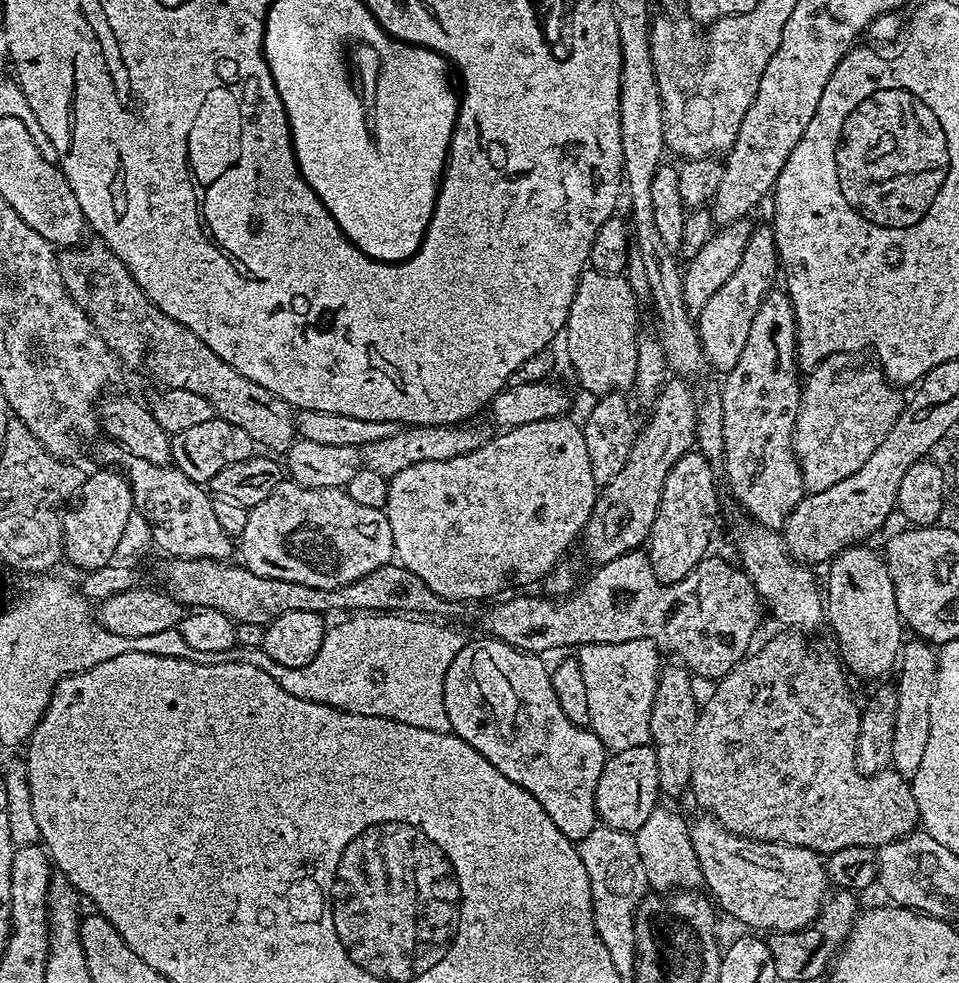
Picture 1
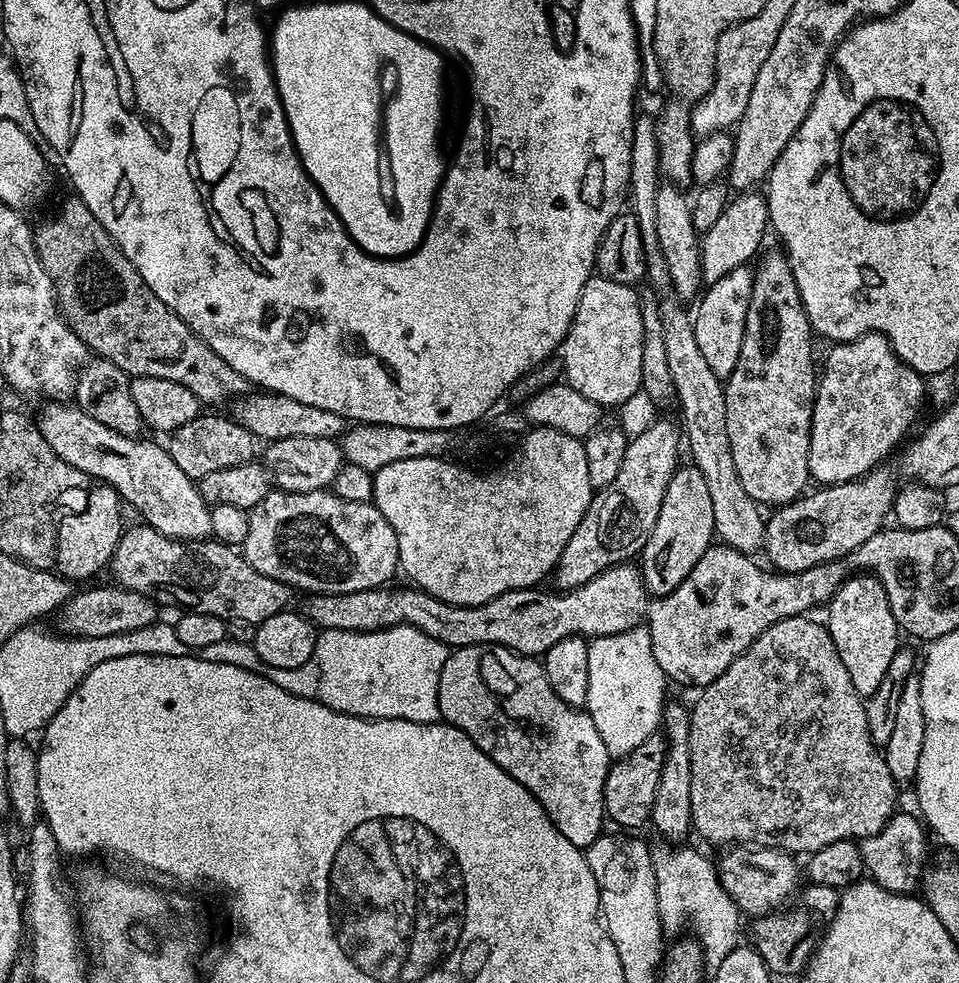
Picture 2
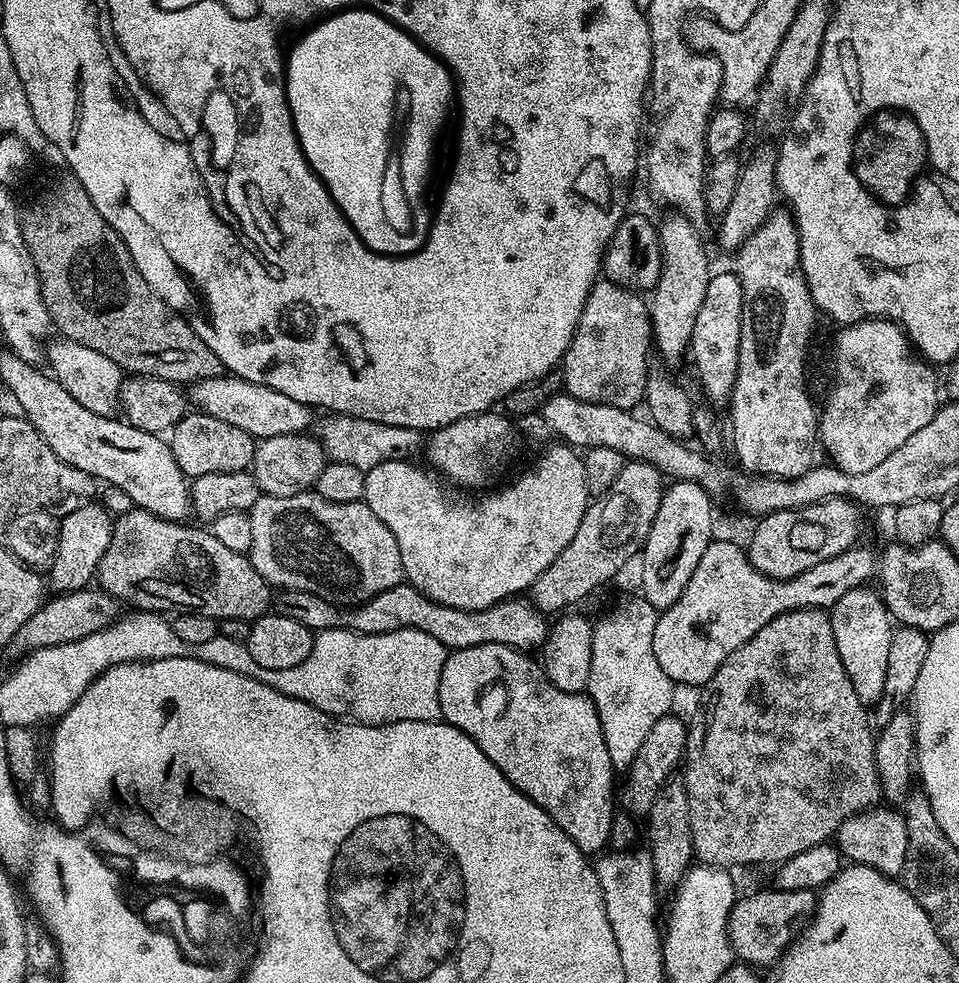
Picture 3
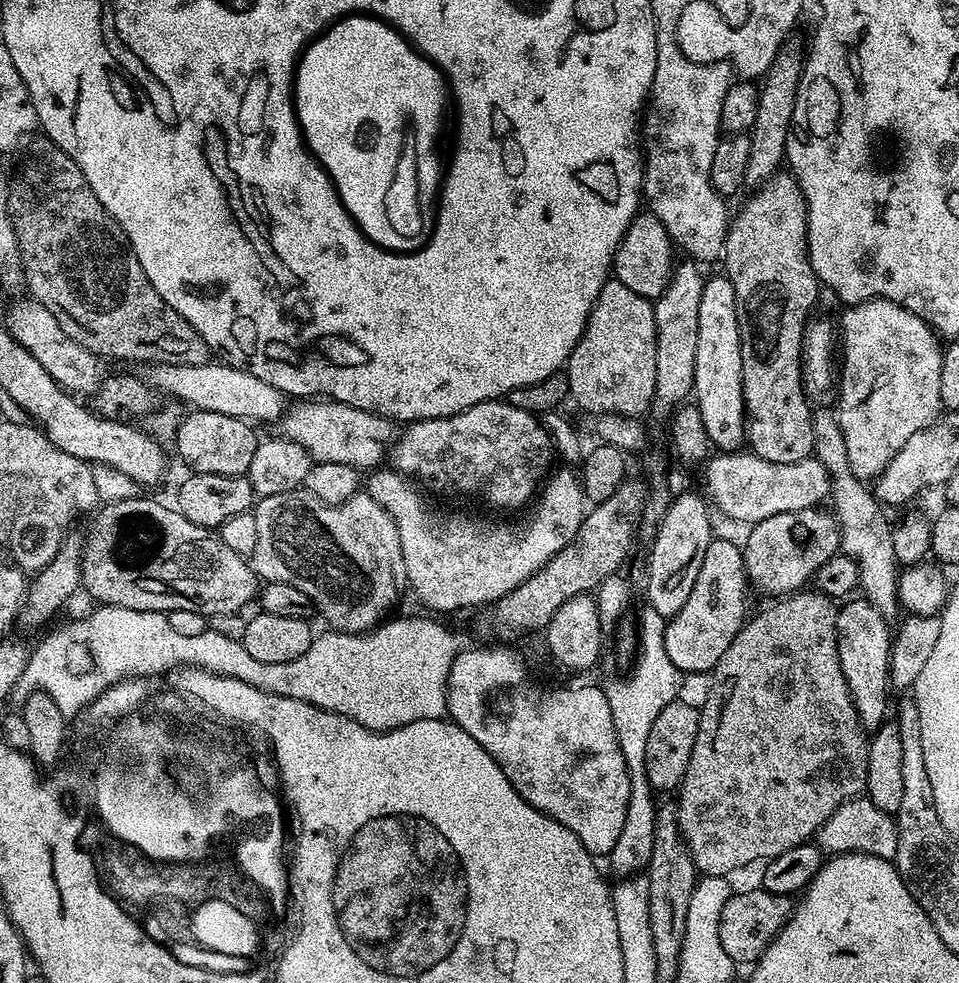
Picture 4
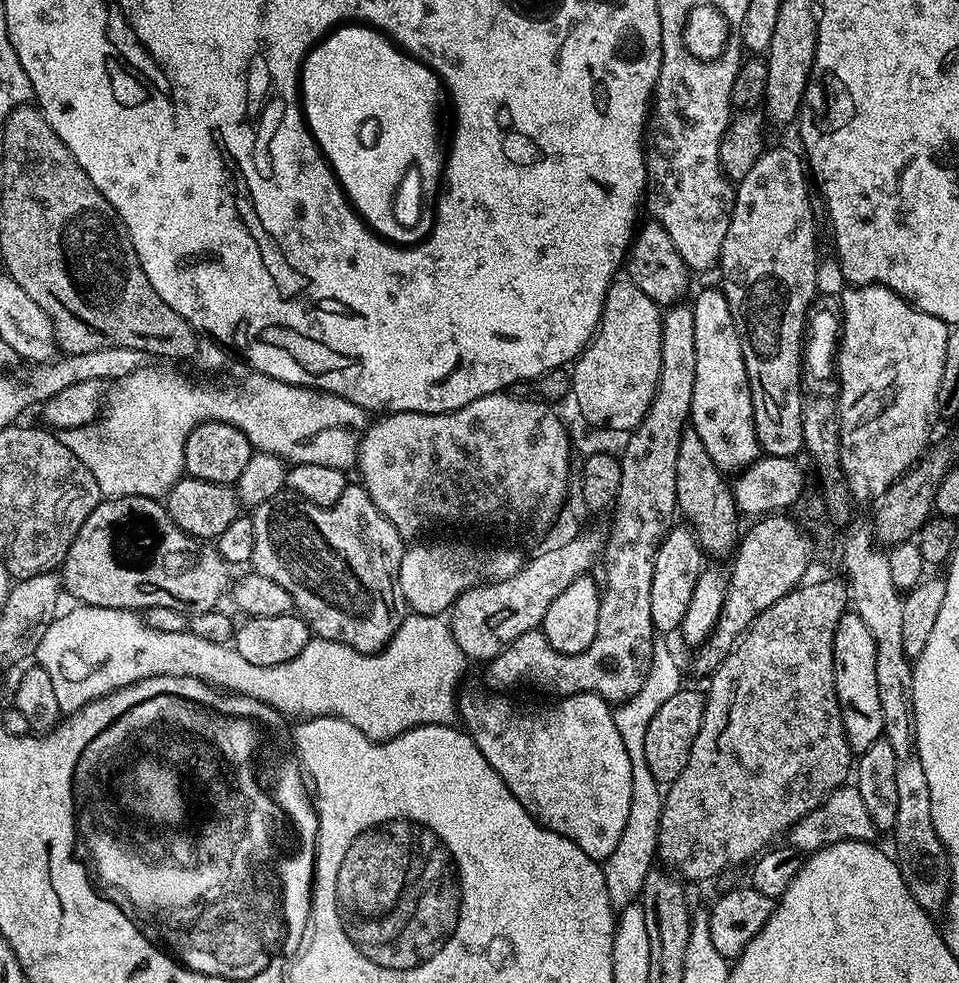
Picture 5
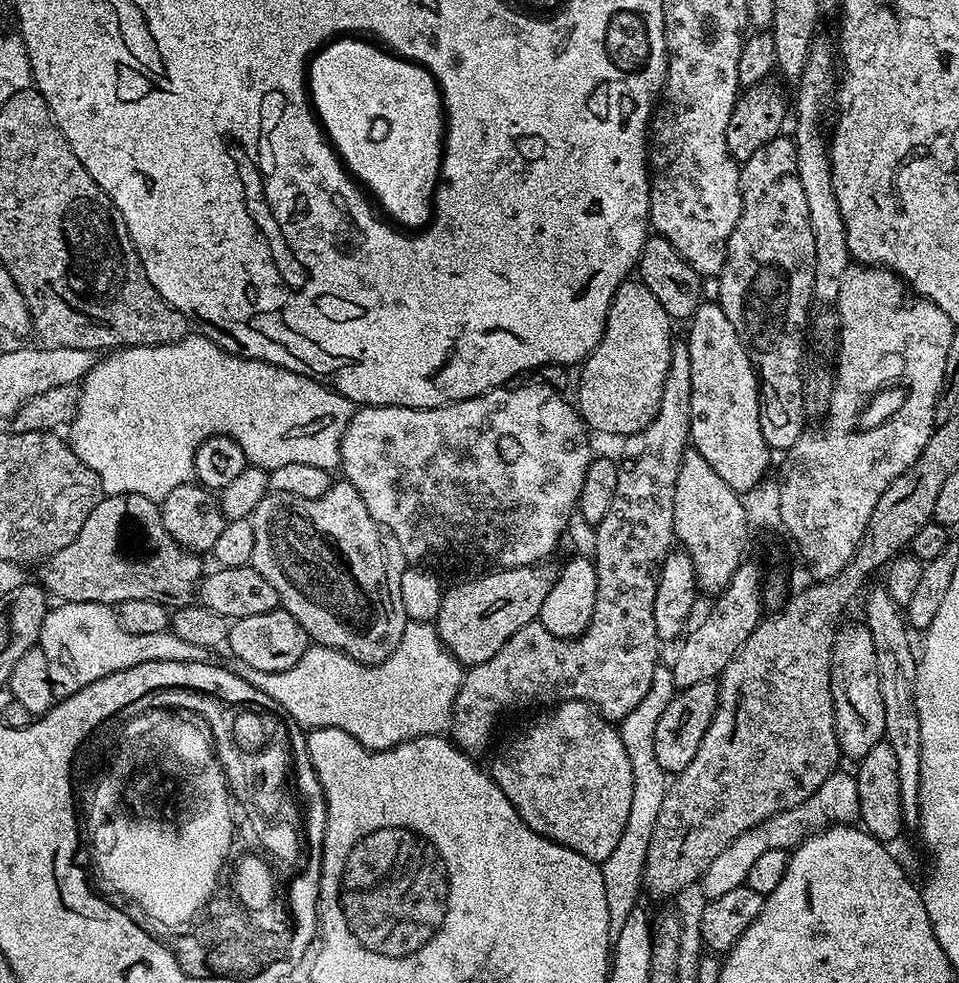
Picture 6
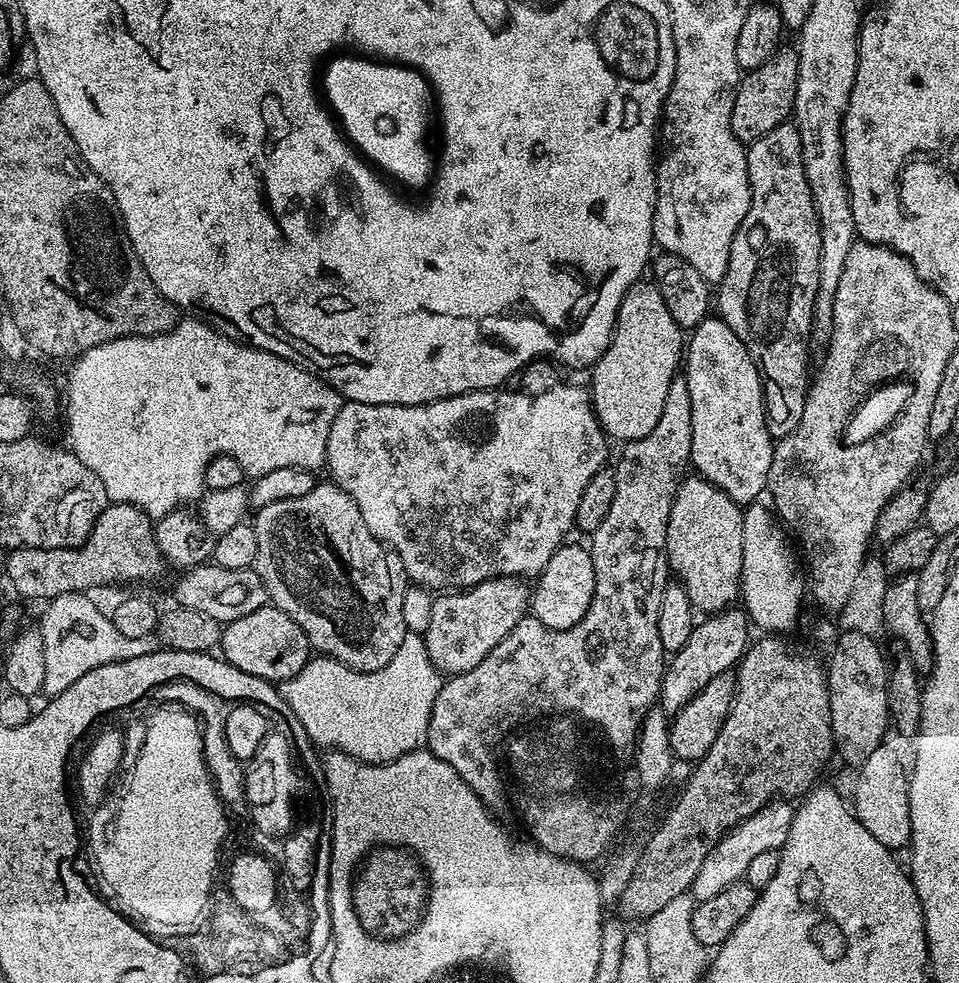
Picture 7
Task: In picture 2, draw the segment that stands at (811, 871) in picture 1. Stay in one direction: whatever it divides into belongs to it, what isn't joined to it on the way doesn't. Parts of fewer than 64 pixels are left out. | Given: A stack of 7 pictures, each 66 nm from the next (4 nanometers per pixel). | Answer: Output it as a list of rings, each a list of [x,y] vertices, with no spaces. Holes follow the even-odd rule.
[[[742,846],[729,849],[728,854],[717,861],[717,872],[729,896],[733,898],[741,913],[749,916],[764,915],[783,907],[802,880],[797,860],[791,853],[780,849],[749,848]]]

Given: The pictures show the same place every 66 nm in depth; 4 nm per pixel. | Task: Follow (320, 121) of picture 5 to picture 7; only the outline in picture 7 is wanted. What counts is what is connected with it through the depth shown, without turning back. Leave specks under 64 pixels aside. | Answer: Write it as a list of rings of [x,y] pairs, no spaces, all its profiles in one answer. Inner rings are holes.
[[[340,54],[329,59],[327,64],[328,69],[325,72],[323,69],[322,72],[322,96],[349,141],[356,142],[360,136],[360,100],[396,100],[397,112],[392,112],[389,116],[376,116],[372,120],[370,160],[385,177],[391,178],[397,185],[405,184],[408,188],[423,189],[434,175],[434,152],[428,149],[428,115],[431,112],[433,115],[434,112],[434,93],[428,77],[415,68],[365,58],[360,54]]]

